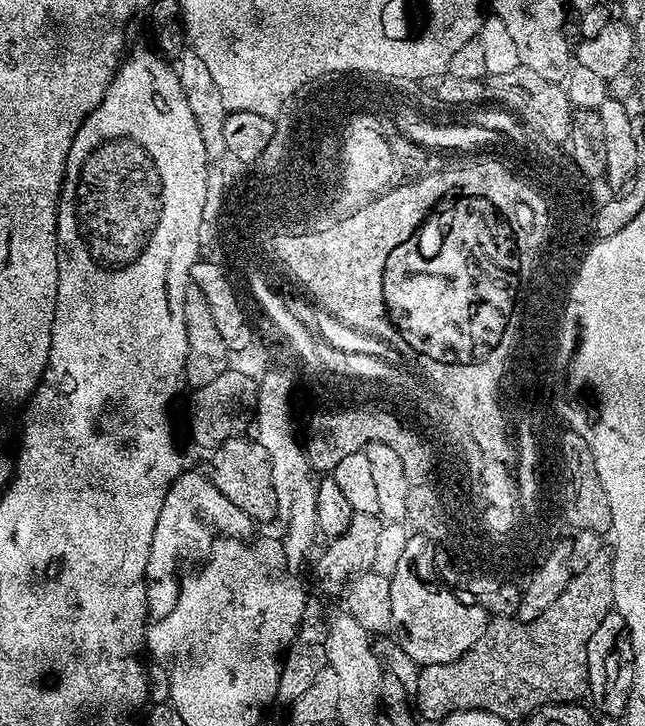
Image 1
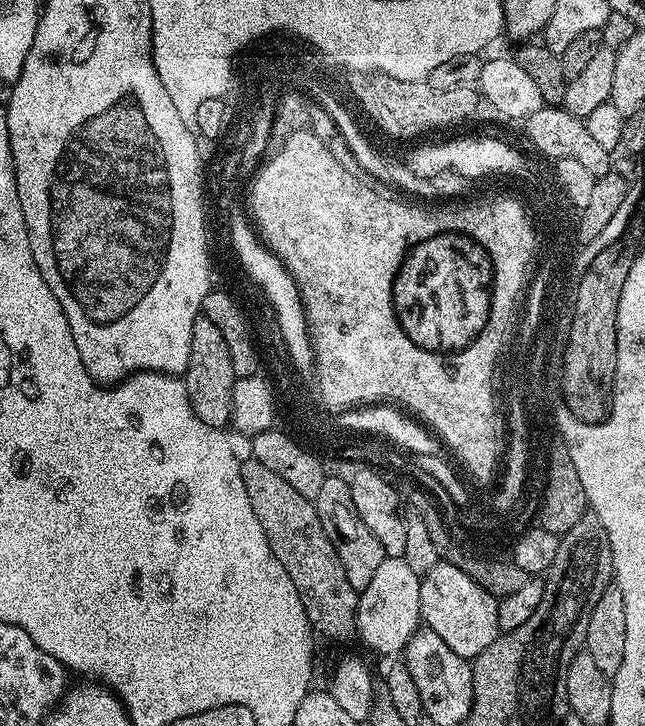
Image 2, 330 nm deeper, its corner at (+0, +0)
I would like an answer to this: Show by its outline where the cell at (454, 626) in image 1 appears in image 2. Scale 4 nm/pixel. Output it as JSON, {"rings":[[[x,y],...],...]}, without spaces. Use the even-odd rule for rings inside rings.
{"rings":[[[443,562],[434,565],[420,581],[420,618],[442,638],[442,642],[446,642],[446,646],[450,646],[450,650],[454,650],[454,654],[465,658],[482,654],[482,650],[501,635],[497,597],[482,590],[482,586],[458,570],[458,566]]]}

